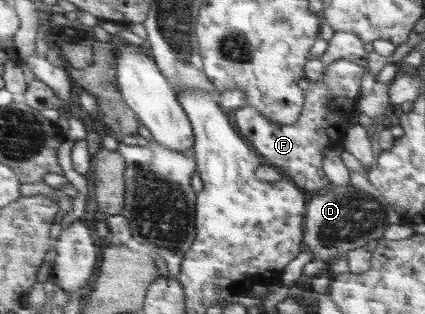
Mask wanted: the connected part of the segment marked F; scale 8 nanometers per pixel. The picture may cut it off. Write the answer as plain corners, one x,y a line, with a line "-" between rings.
340,58
330,64
330,66
324,68
324,75
317,82
312,82
306,78
298,81
300,90
304,90
304,106
303,113
300,114
300,118
295,124
276,124
266,119
260,111
256,111
256,107
248,107
247,105
233,111
234,120
240,134
252,142
252,146
255,147
256,152
260,154
267,164
279,168
284,174
284,178
296,182
296,186
300,187
300,190
305,190
309,196
319,193
322,189
326,189
331,185
328,177
323,171
323,160
328,150
343,144
346,138
346,132
348,132
349,126
352,125
350,120
350,110
358,110
358,103
362,96
362,84
366,69
359,66
358,63
350,60
344,60

